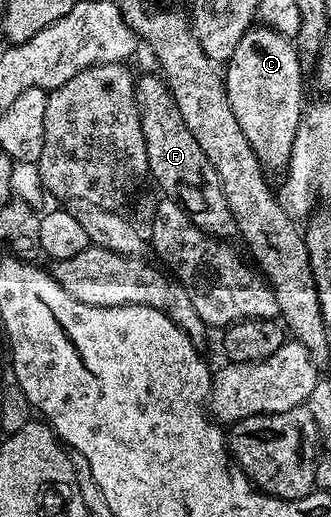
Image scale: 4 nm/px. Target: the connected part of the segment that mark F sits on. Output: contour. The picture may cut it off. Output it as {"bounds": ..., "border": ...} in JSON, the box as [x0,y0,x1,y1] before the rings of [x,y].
{"bounds":[136,75,237,239],"border":[[[139,75],[136,81],[136,104],[140,109],[140,123],[143,139],[146,140],[151,181],[156,181],[167,197],[179,202],[198,228],[202,228],[214,238],[235,239],[237,232],[234,216],[226,204],[218,172],[214,172],[214,164],[210,164],[206,152],[198,148],[198,140],[194,140],[190,128],[182,119],[167,83],[159,75]]]}

